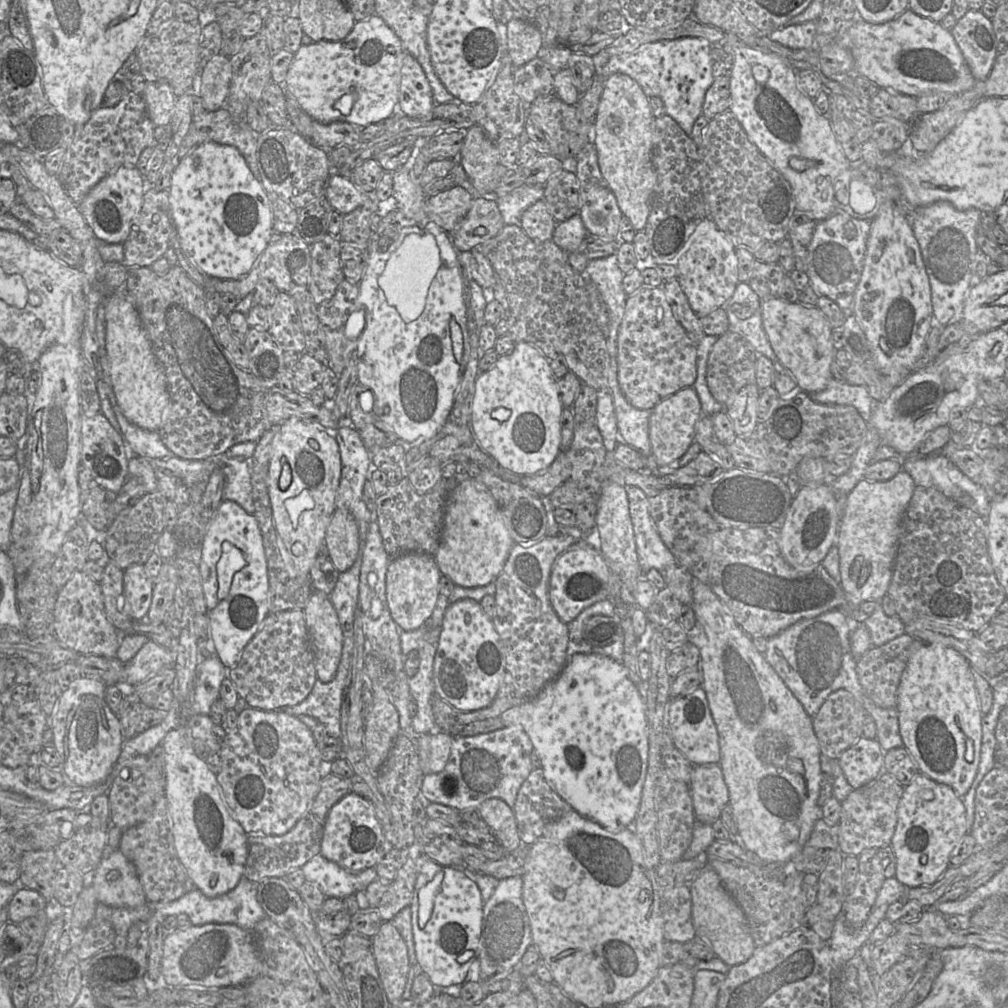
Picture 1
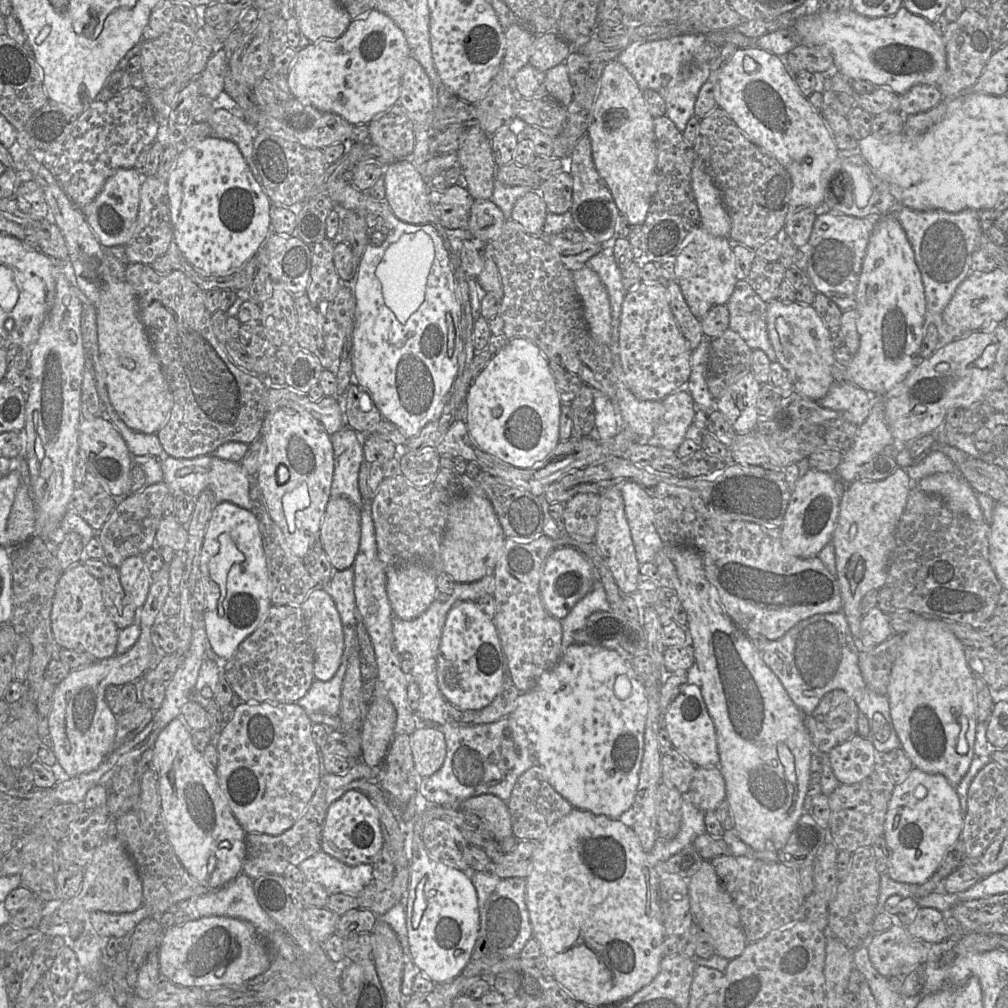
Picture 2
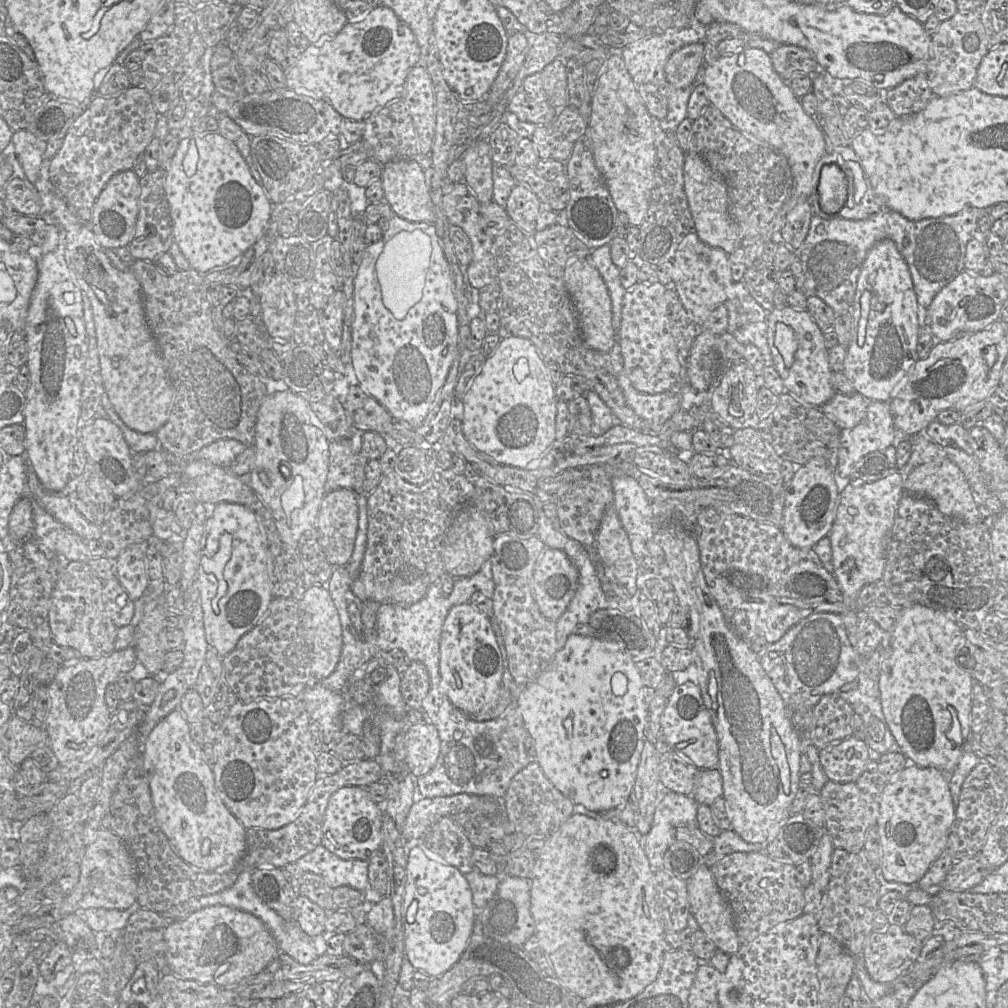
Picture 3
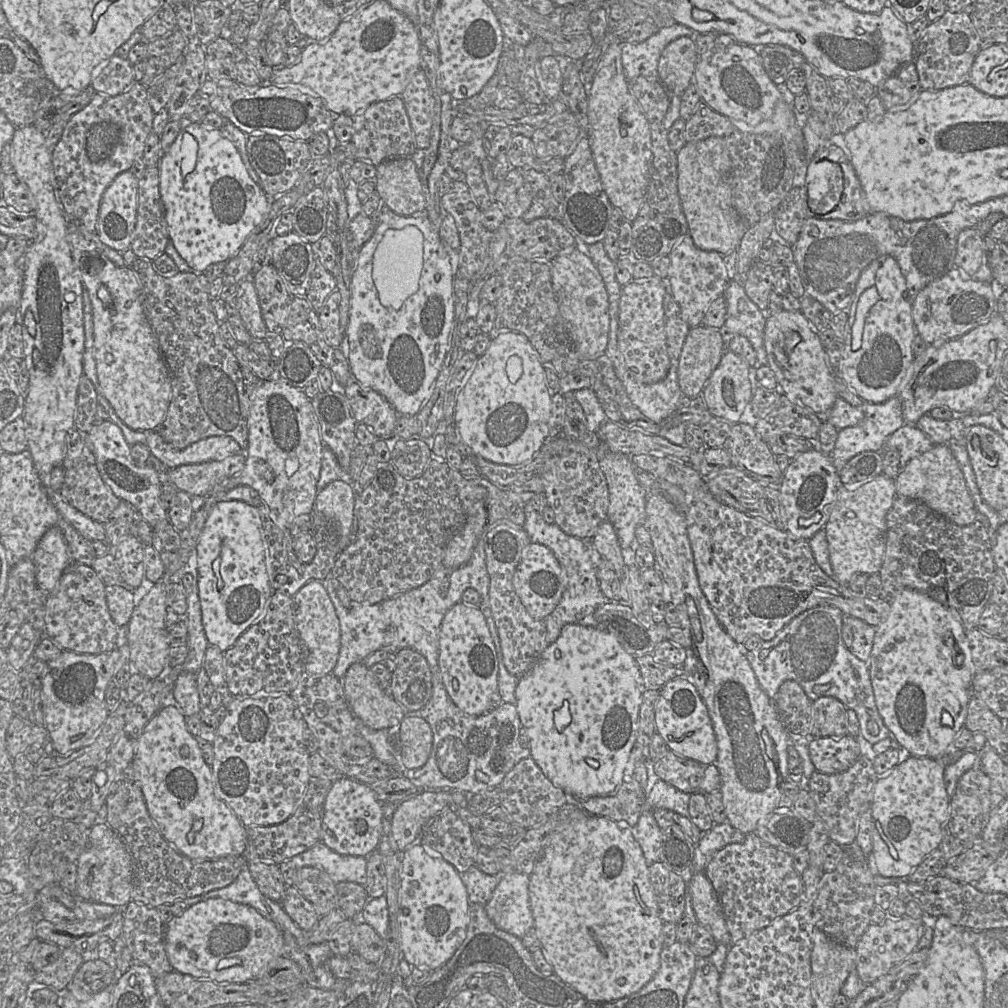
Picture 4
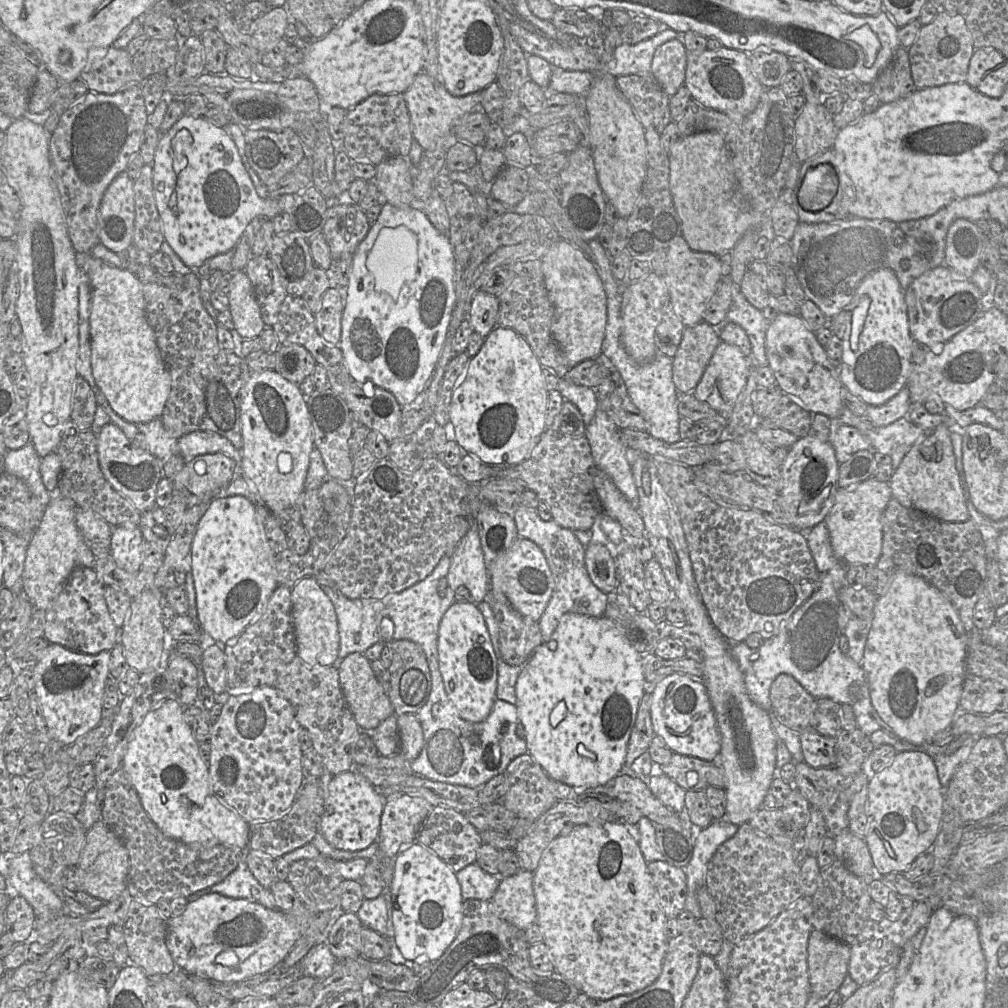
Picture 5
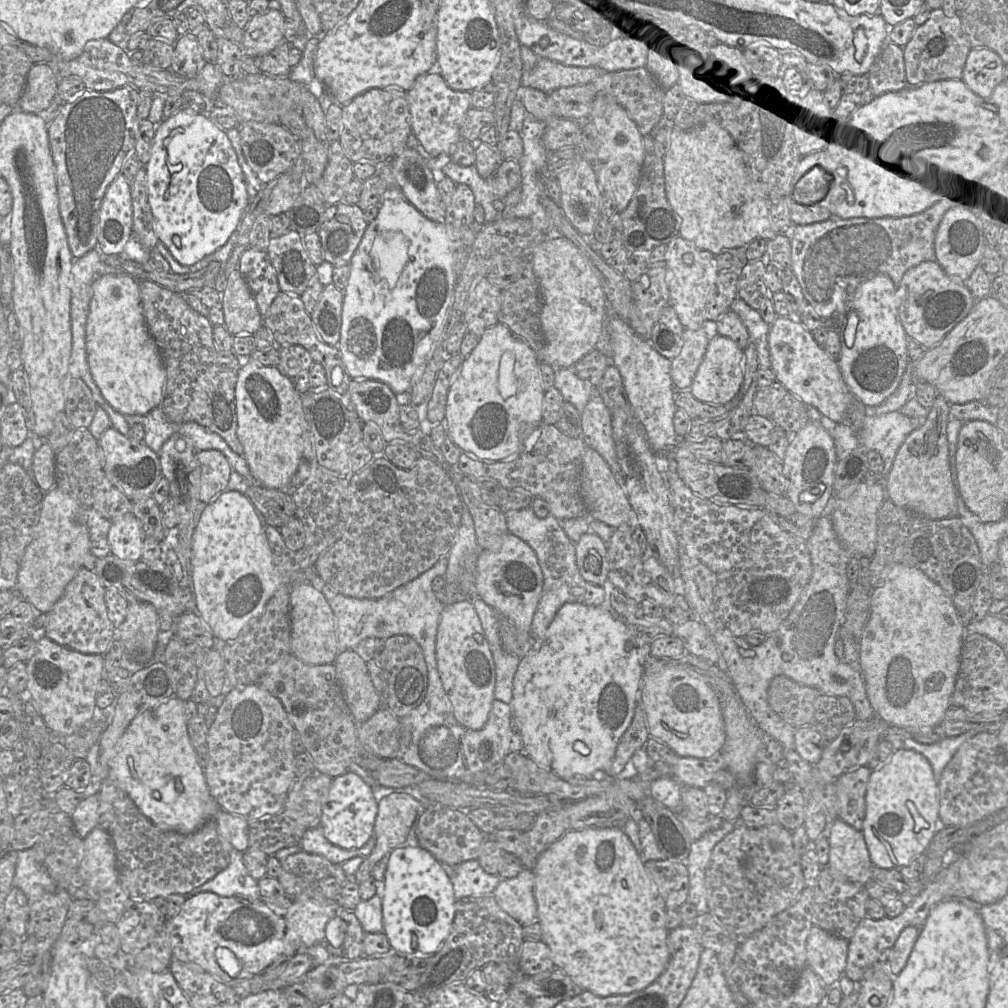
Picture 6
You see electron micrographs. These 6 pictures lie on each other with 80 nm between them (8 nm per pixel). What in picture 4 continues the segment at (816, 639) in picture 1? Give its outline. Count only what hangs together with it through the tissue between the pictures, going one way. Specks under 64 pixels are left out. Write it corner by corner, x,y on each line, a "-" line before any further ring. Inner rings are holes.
817,605
792,618
773,639
763,641
754,650
746,651
746,657
759,685
773,701
780,685
786,680
796,681
813,702
825,696
837,698
848,709
853,709
856,712
860,724
860,735
874,745
890,737
891,732
877,709
868,664
857,658
843,642
842,626
846,617
848,616
835,606

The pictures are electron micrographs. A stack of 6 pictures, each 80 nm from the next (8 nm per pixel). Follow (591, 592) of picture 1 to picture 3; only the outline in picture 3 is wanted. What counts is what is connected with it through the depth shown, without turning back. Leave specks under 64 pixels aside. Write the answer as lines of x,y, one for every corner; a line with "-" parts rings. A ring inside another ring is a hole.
545,547
536,561
532,577
532,591
541,614
557,621
575,595
578,581
578,572
567,555

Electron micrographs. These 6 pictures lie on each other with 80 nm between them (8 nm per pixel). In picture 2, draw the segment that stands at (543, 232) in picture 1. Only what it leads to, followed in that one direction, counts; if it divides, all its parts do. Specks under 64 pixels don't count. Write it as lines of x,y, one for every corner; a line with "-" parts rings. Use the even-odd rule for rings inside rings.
531,190
519,198
511,219
519,223
531,235
542,235
548,208
539,190

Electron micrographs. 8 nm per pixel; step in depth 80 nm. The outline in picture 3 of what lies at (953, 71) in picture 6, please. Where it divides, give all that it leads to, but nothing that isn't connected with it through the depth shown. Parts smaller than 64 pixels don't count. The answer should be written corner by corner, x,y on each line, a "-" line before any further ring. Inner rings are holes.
957,11
950,19
941,22
937,31
931,35
929,60
924,74
934,96
949,96
974,86
978,66
989,51
979,16
973,11

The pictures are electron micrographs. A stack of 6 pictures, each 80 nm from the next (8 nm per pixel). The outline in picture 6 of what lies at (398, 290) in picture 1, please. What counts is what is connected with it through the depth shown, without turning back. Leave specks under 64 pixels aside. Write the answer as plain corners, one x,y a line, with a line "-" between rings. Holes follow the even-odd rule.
401,232
378,235
372,245
370,256
373,266
389,288
393,288
408,261
408,239

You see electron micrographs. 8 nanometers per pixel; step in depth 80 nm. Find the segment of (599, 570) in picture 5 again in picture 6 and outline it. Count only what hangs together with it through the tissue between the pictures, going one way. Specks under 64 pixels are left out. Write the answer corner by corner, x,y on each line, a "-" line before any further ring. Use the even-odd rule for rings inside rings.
587,532
575,543
576,564
589,583
603,586
608,580
607,544
595,533

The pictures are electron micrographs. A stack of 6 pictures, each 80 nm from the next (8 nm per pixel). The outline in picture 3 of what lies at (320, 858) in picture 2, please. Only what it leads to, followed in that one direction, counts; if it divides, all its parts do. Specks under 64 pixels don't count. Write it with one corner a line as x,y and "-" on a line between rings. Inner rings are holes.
322,844
298,859
295,864
301,872
320,875
333,889
350,886
364,892
370,887
368,860
340,858

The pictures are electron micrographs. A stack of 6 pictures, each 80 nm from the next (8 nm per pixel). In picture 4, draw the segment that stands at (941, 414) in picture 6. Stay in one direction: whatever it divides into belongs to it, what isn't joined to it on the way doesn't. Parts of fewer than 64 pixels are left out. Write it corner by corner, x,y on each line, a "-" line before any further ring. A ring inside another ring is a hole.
936,444
930,450
912,458
895,478
897,496
924,502
947,520
966,526
976,520
976,508
964,475
948,445

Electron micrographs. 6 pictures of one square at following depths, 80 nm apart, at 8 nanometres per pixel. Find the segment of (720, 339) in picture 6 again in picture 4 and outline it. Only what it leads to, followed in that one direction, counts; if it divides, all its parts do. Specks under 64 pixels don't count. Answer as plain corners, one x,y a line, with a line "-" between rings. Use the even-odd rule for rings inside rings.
729,349
725,350
718,366
712,372
701,393
701,397
704,399
708,409
714,416
722,418
730,424
744,422
755,427
757,418
750,410
754,386
757,385
756,372
753,371
753,369
755,369
755,367
750,367
748,363
736,353

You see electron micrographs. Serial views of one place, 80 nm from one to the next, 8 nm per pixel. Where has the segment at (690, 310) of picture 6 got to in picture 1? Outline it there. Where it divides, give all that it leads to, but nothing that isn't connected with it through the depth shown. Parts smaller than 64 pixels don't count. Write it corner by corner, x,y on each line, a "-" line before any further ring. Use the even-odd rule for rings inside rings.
711,218
701,221
687,241
677,261
677,280
699,318
722,307
740,282
736,247

